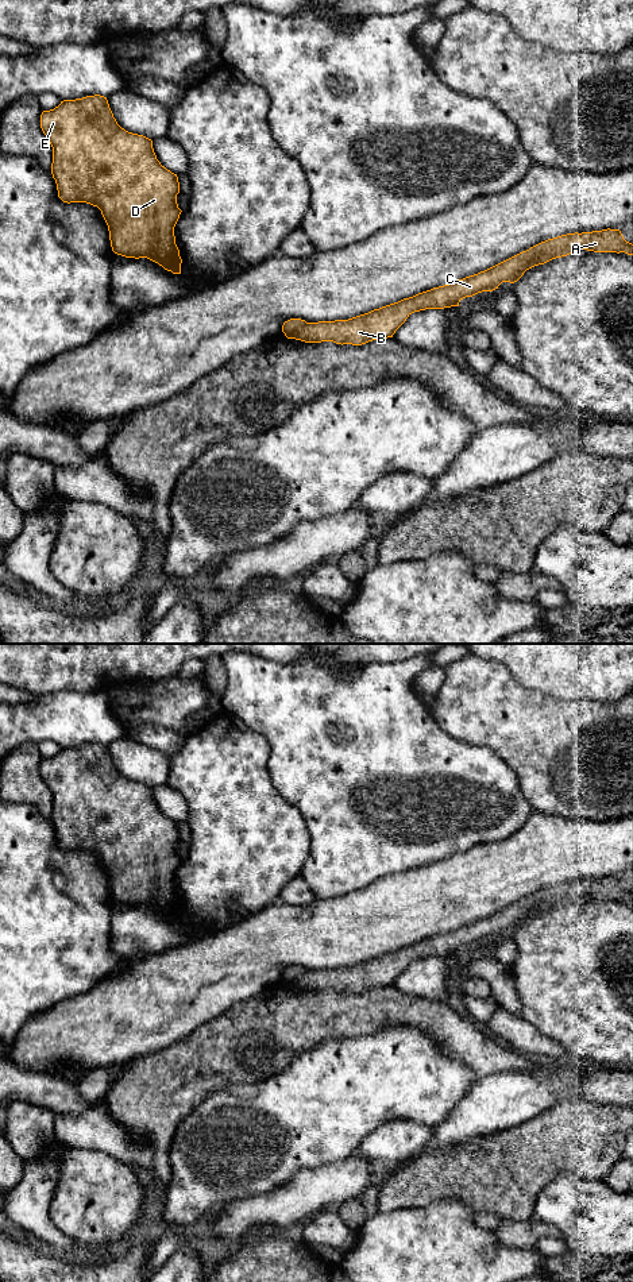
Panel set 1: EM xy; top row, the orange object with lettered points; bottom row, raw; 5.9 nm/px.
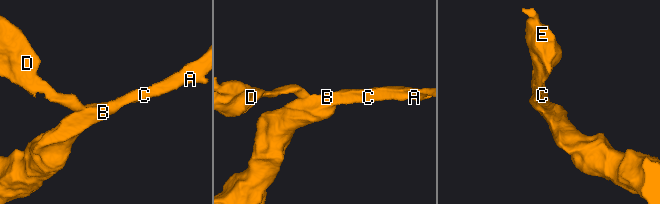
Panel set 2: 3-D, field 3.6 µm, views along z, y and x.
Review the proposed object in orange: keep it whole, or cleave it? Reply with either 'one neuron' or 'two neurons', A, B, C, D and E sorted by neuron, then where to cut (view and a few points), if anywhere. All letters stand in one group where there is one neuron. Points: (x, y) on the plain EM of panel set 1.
two neurons | A B C / D E | xy (308, 970), (285, 981)

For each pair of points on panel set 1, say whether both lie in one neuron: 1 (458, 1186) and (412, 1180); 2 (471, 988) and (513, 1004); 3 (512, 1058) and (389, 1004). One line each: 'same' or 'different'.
1: same
2: different
3: same

